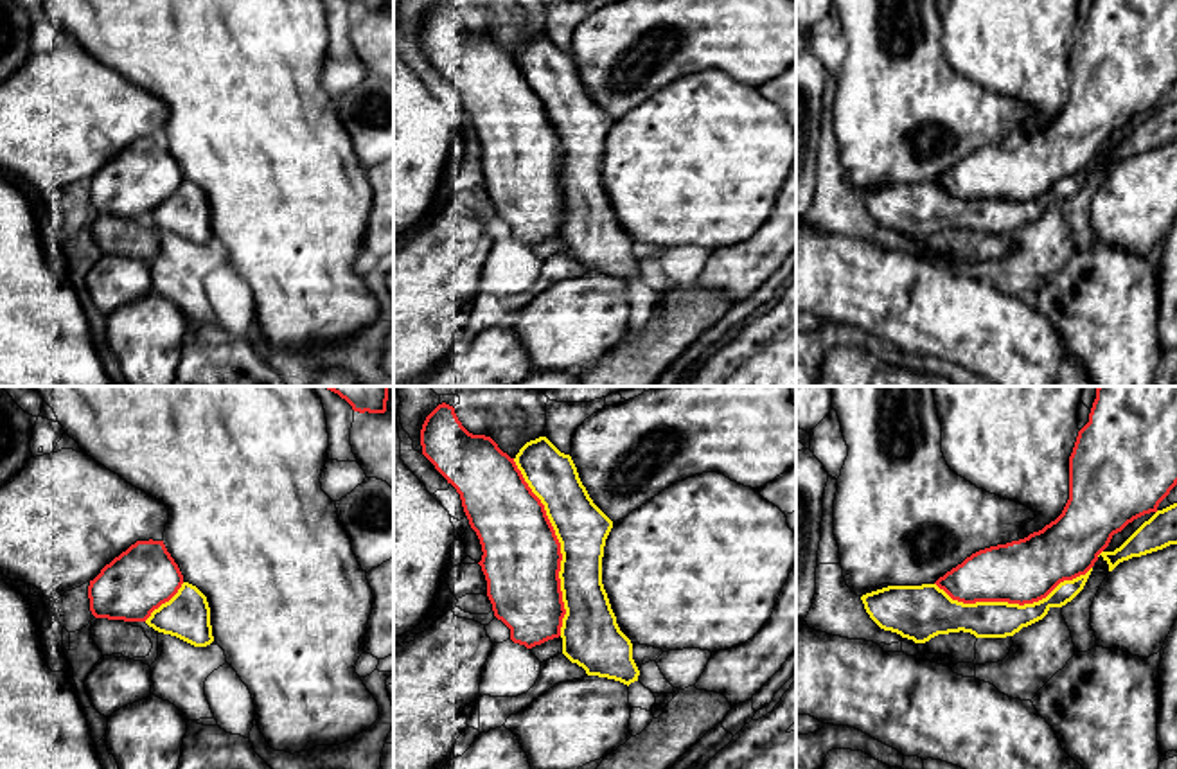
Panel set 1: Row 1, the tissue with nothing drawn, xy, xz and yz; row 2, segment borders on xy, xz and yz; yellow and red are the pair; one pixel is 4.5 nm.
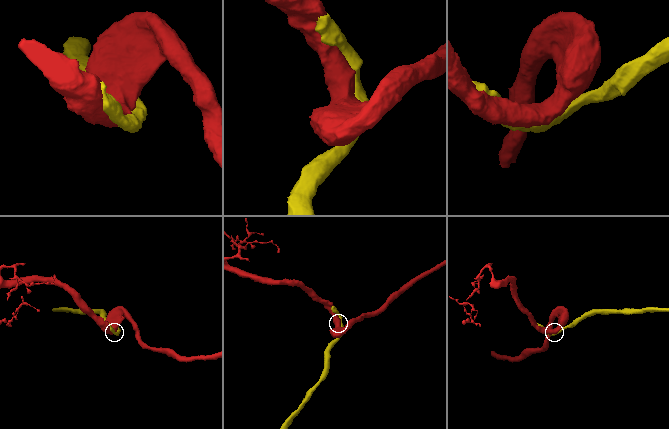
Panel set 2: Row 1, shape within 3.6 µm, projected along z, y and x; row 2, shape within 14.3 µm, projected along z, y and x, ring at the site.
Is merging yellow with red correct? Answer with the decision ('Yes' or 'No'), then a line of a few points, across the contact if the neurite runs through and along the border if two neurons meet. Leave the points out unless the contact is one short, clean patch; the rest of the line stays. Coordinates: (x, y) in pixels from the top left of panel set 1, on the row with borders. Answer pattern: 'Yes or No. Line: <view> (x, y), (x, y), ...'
Yes

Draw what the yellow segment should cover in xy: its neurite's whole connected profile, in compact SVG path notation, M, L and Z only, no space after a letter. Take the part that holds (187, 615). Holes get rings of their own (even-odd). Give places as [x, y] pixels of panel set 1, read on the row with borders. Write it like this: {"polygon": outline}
{"polygon": "M137 541L88 586L95 618L146 622L194 647L214 641L207 597L183 575L164 541Z"}

